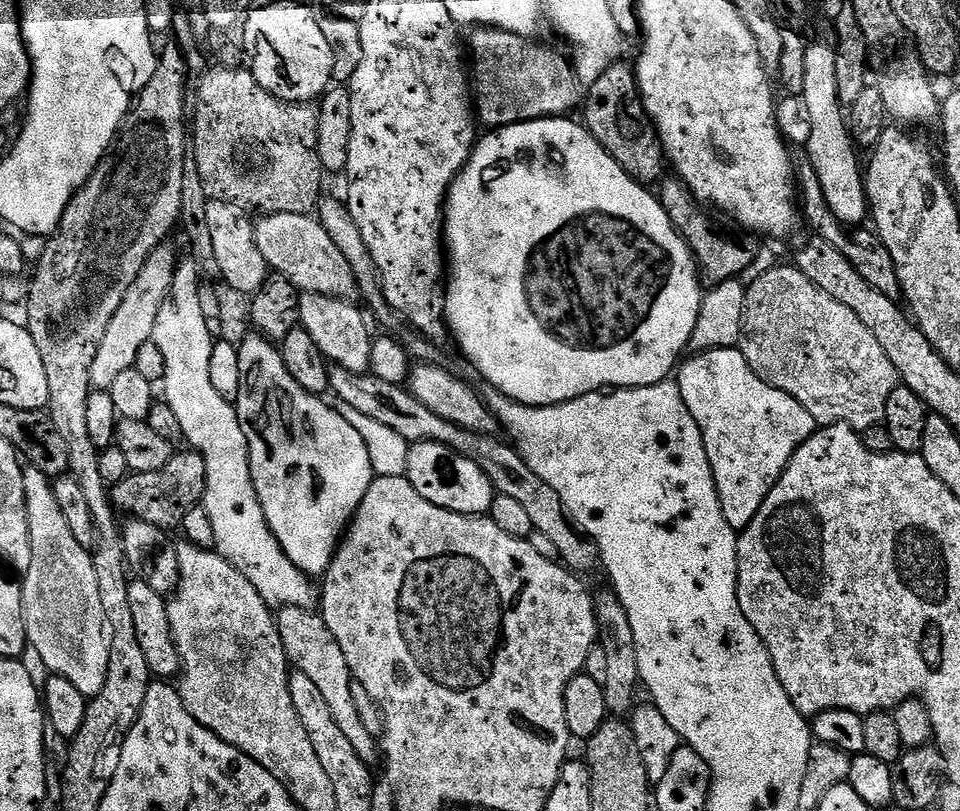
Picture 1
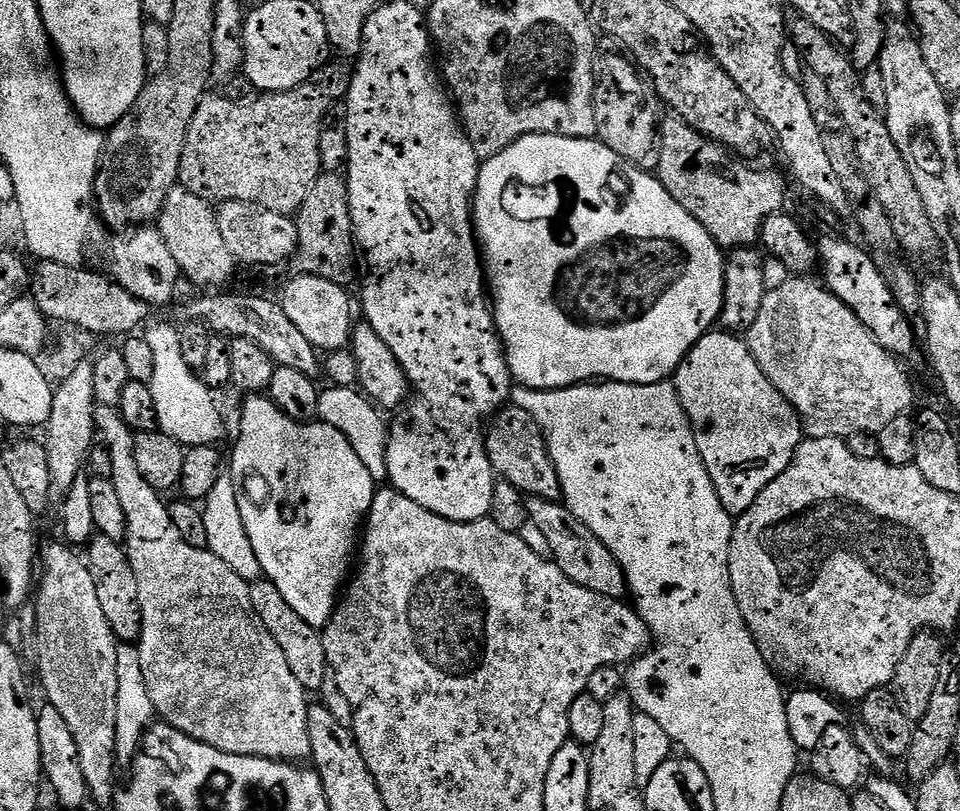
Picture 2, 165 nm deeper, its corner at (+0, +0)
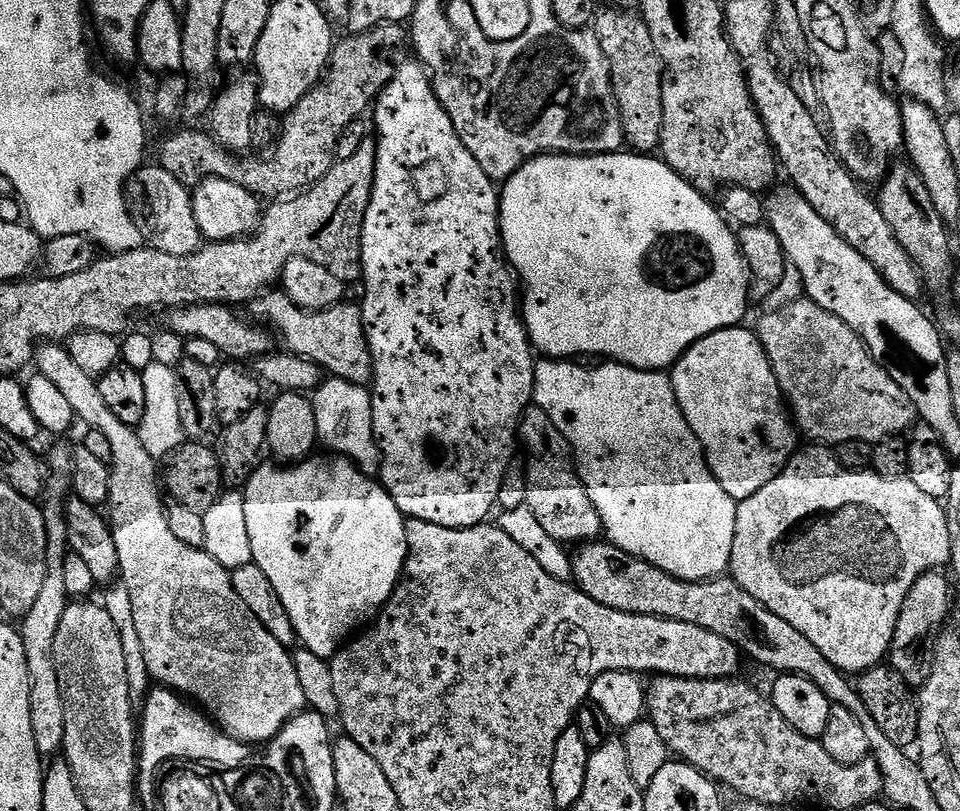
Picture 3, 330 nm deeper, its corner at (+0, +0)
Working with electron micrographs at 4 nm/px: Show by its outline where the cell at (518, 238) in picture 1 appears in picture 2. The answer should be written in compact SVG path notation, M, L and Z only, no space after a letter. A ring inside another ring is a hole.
M534 134L526 138L518 138L502 154L494 154L494 158L483 161L480 165L478 182L476 183L476 194L474 197L474 231L478 237L479 247L482 249L482 260L486 265L486 276L490 281L490 296L494 301L494 315L496 318L496 328L500 331L500 339L504 342L504 349L508 354L508 365L510 365L512 374L517 385L525 388L541 388L550 390L551 388L571 388L574 384L583 384L585 382L596 382L603 378L608 382L617 384L658 384L667 381L676 371L676 367L684 361L690 349L697 344L702 337L719 321L720 311L724 308L724 294L726 285L724 283L724 262L725 253L706 234L702 222L698 222L662 186L662 182L651 172L643 172L641 168L635 168L630 162L618 158L610 146L600 143L599 139L579 140L578 138L566 138L565 136L551 136L550 134Z

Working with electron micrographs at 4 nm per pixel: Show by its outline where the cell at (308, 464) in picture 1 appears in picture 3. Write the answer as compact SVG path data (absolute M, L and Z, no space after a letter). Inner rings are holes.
M309 458L291 466L261 463L260 467L252 473L247 484L243 485L242 495L246 510L246 534L250 534L252 563L260 567L262 574L266 574L266 578L270 578L274 590L278 590L278 598L282 598L282 606L286 606L286 614L290 614L290 622L294 622L296 638L302 648L316 654L320 659L331 661L332 657L348 643L353 633L371 625L372 621L380 615L380 611L388 605L388 599L396 593L396 585L400 583L404 574L404 563L408 561L408 539L406 538L406 517L400 513L394 498L384 489L383 484L377 482L373 477L365 476L351 460L343 458L316 459Z

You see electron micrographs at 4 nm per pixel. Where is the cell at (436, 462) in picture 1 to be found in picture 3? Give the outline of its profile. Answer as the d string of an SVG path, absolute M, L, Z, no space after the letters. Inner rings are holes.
M415 59L412 60L406 61L405 64L403 61L403 63L397 67L396 72L392 75L391 82L384 87L383 92L381 92L374 101L374 112L376 108L376 124L374 120L376 169L374 170L370 206L366 210L366 218L364 219L362 234L360 235L360 271L362 273L362 285L364 284L362 311L364 314L364 329L368 335L368 345L372 351L372 383L370 385L370 391L372 393L372 421L374 422L374 434L376 435L376 439L380 442L381 462L378 480L379 483L384 485L384 489L392 495L394 502L398 506L398 510L404 517L421 520L422 522L434 522L438 526L446 526L447 528L473 528L474 526L485 523L485 521L491 517L488 515L491 514L492 508L494 512L494 509L497 507L496 499L498 498L498 490L506 478L508 469L511 468L514 463L512 451L514 451L515 448L517 451L518 448L520 420L524 417L525 410L533 403L532 390L536 386L534 374L536 373L537 361L535 359L532 360L532 356L534 357L534 349L528 338L528 330L524 327L522 308L518 303L518 284L514 279L513 269L510 267L500 243L500 197L498 195L497 185L488 177L486 170L482 170L482 166L478 166L478 162L474 162L474 154L470 154L470 150L466 150L466 146L462 146L462 138L458 138L458 130L454 130L454 122L450 122L450 114L446 114L442 102L438 102L436 91L432 89L432 81L428 75L428 69Z

